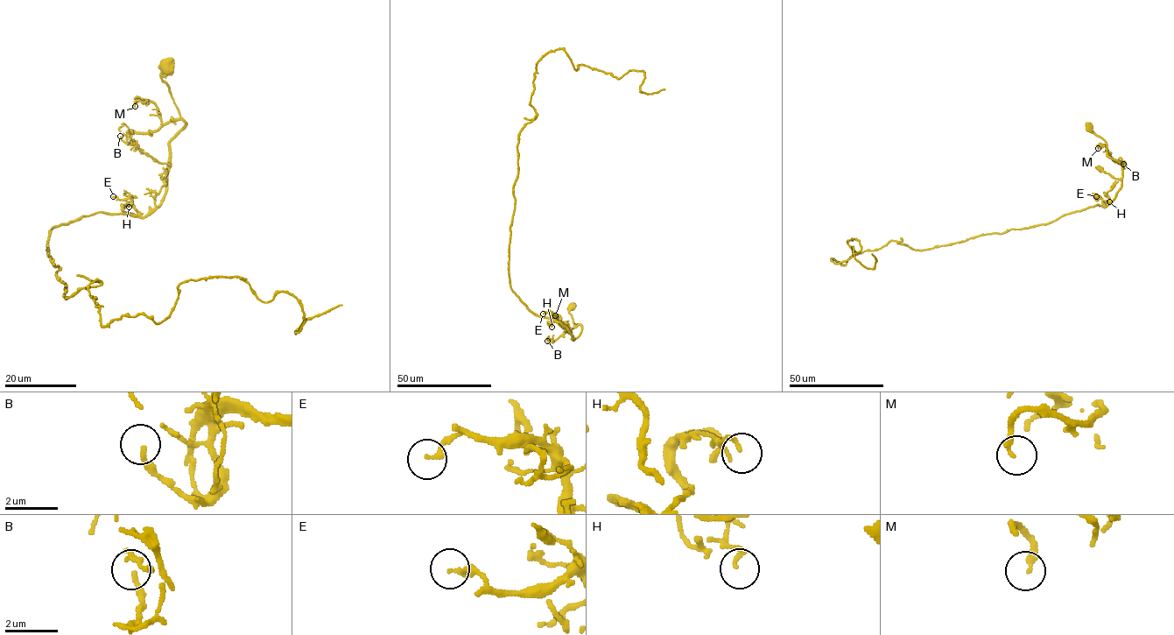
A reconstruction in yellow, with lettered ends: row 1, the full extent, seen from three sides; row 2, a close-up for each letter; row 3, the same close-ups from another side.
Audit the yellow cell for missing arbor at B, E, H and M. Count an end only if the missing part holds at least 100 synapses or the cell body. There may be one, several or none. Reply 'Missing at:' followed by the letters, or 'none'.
Missing at: none

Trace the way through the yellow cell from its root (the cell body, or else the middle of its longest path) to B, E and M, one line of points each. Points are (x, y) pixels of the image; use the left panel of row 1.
B: (166, 67), (161, 79), (168, 87), (180, 117), (163, 123), (157, 130), (131, 133), (128, 144), (120, 136)
E: (166, 67), (161, 79), (186, 124), (169, 142), (164, 200), (142, 217), (131, 196), (113, 196)
M: (166, 67), (161, 79), (168, 87), (180, 117), (163, 123), (153, 102), (136, 100), (135, 106)

